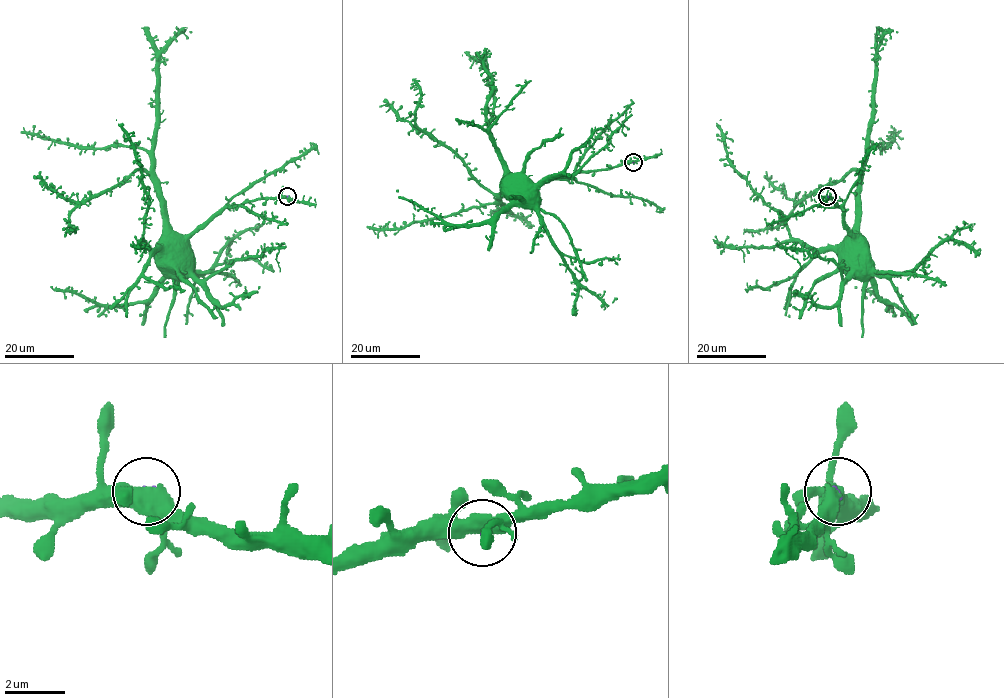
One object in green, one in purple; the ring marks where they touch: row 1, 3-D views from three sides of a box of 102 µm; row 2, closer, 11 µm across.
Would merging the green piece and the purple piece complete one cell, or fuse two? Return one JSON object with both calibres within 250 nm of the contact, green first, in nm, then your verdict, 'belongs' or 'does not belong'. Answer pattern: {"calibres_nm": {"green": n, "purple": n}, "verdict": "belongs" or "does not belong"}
{"calibres_nm": {"green": 550, "purple": 60}, "verdict": "does not belong"}

